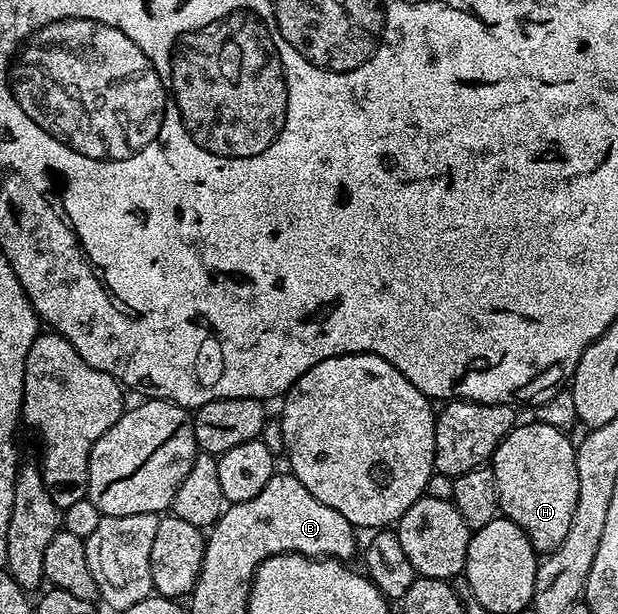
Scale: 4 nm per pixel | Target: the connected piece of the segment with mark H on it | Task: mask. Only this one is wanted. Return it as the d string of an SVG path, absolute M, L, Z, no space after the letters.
M533 420L527 422L527 426L515 425L502 437L502 443L496 448L492 459L492 469L498 485L501 513L524 531L535 550L549 552L560 548L564 536L568 536L572 512L576 512L576 500L580 492L580 484L576 480L576 446L573 441L570 443L571 435L567 431L548 428L548 424Z

